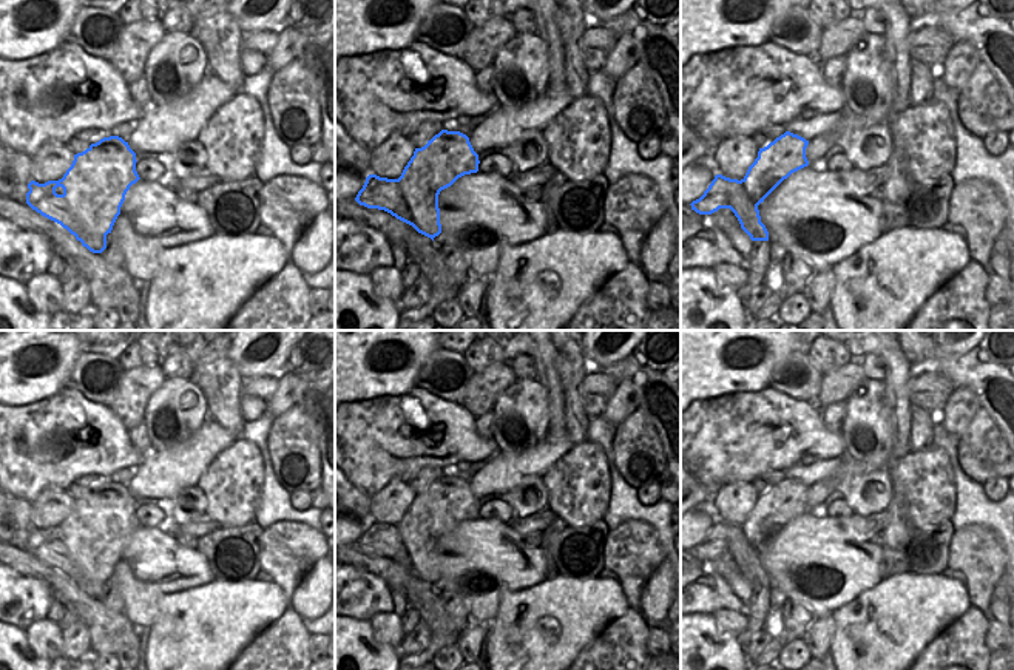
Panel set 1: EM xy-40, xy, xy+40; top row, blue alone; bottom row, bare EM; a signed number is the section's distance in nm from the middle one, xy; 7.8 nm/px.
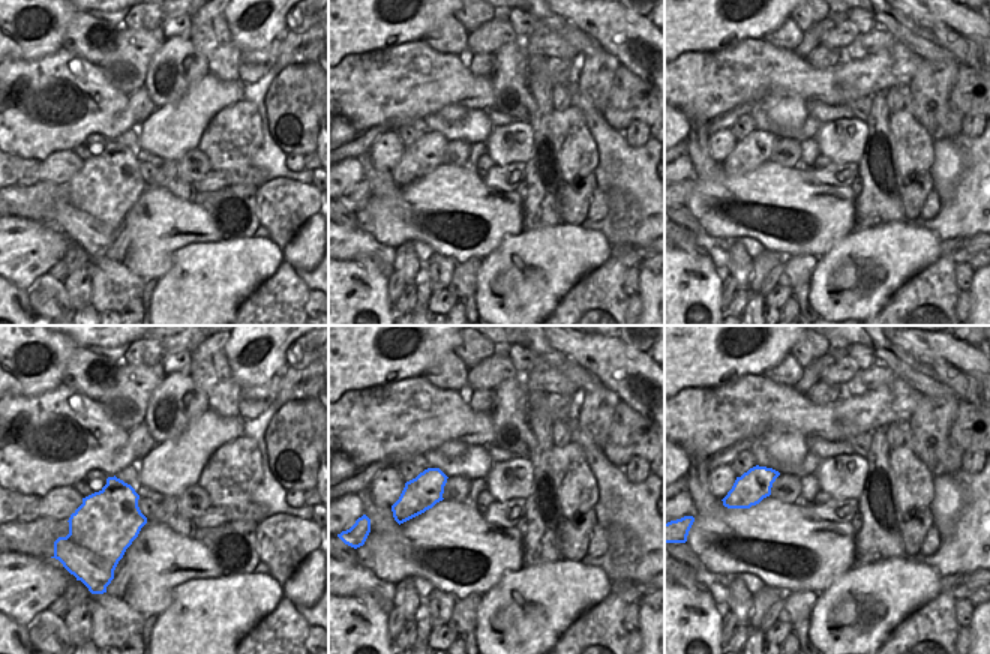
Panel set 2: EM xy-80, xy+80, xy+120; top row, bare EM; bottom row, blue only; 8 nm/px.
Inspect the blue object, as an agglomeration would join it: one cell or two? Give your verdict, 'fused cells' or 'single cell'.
fused cells

